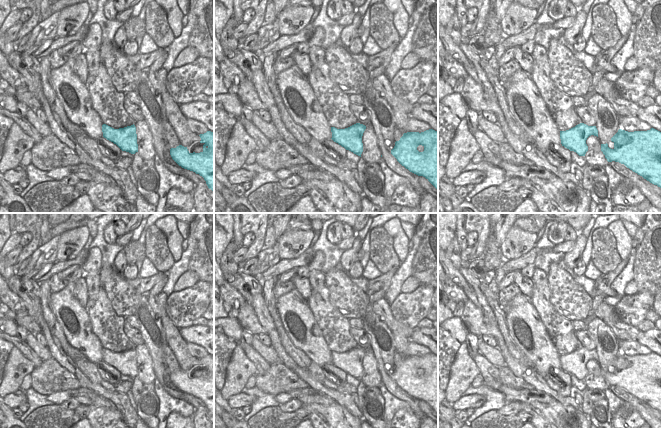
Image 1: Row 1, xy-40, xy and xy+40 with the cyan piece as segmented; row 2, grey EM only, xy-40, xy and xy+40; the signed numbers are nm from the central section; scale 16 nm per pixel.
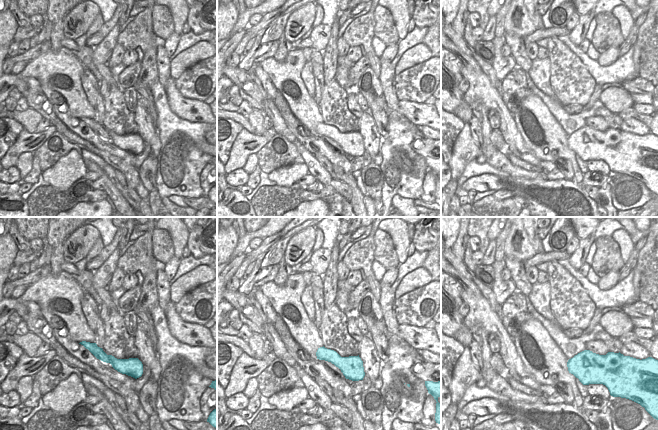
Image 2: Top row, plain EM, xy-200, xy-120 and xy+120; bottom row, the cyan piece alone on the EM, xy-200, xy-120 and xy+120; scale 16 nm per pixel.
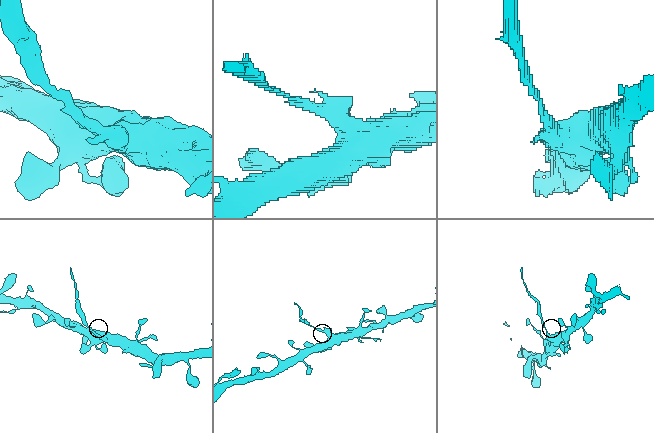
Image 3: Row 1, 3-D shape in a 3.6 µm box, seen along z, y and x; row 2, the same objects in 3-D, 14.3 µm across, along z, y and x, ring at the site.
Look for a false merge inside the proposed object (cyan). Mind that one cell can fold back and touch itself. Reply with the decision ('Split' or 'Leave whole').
Split.

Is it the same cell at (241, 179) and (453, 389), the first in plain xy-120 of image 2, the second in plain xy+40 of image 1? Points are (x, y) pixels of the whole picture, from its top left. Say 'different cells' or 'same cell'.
different cells

